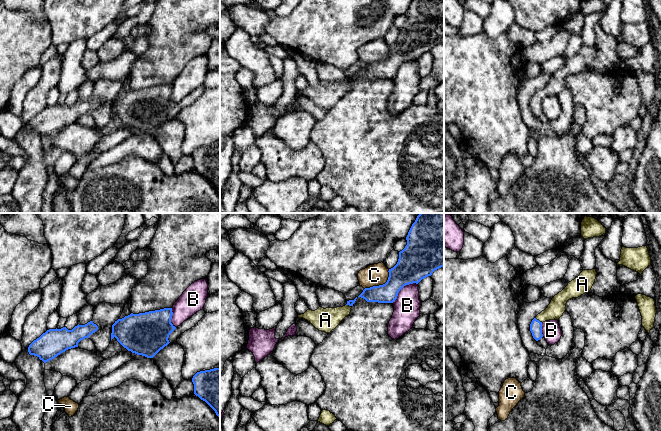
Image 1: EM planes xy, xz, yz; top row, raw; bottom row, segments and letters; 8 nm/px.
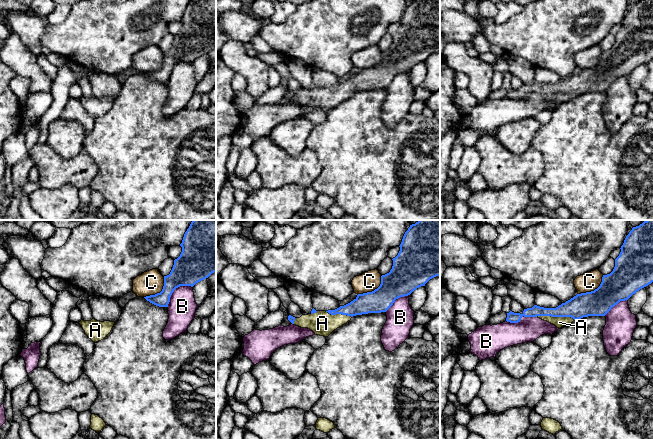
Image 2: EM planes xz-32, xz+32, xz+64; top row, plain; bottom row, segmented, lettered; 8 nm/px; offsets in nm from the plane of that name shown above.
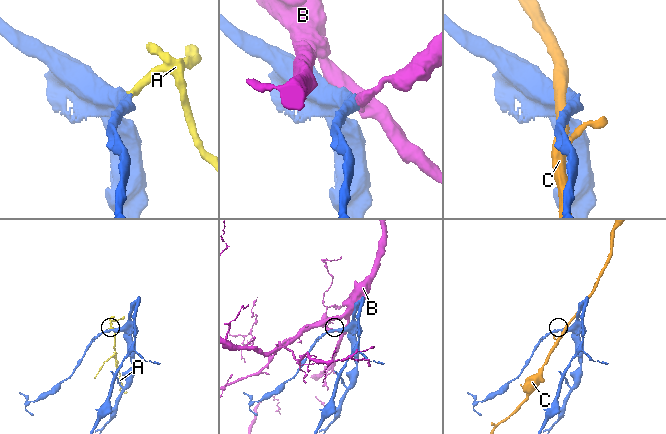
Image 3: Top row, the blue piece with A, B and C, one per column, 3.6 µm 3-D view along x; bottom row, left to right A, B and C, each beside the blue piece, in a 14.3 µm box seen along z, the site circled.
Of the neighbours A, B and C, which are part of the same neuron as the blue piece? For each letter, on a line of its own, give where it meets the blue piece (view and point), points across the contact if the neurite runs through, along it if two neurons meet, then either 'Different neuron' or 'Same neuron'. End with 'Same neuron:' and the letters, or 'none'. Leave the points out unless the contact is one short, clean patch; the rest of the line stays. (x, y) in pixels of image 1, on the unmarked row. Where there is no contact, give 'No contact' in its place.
A: Touches blue at yz (538, 96). Path across: yz (536, 102), (538, 96), (556, 84). Same neuron
B: Touches blue at xz (402, 63). Different neuron
C: Touches blue at xz (381, 61). Boundary: xz (389, 45), (387, 56), (384, 59), (364, 65). Different neuron
Same neuron: A

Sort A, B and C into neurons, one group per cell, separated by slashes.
A / B / C

